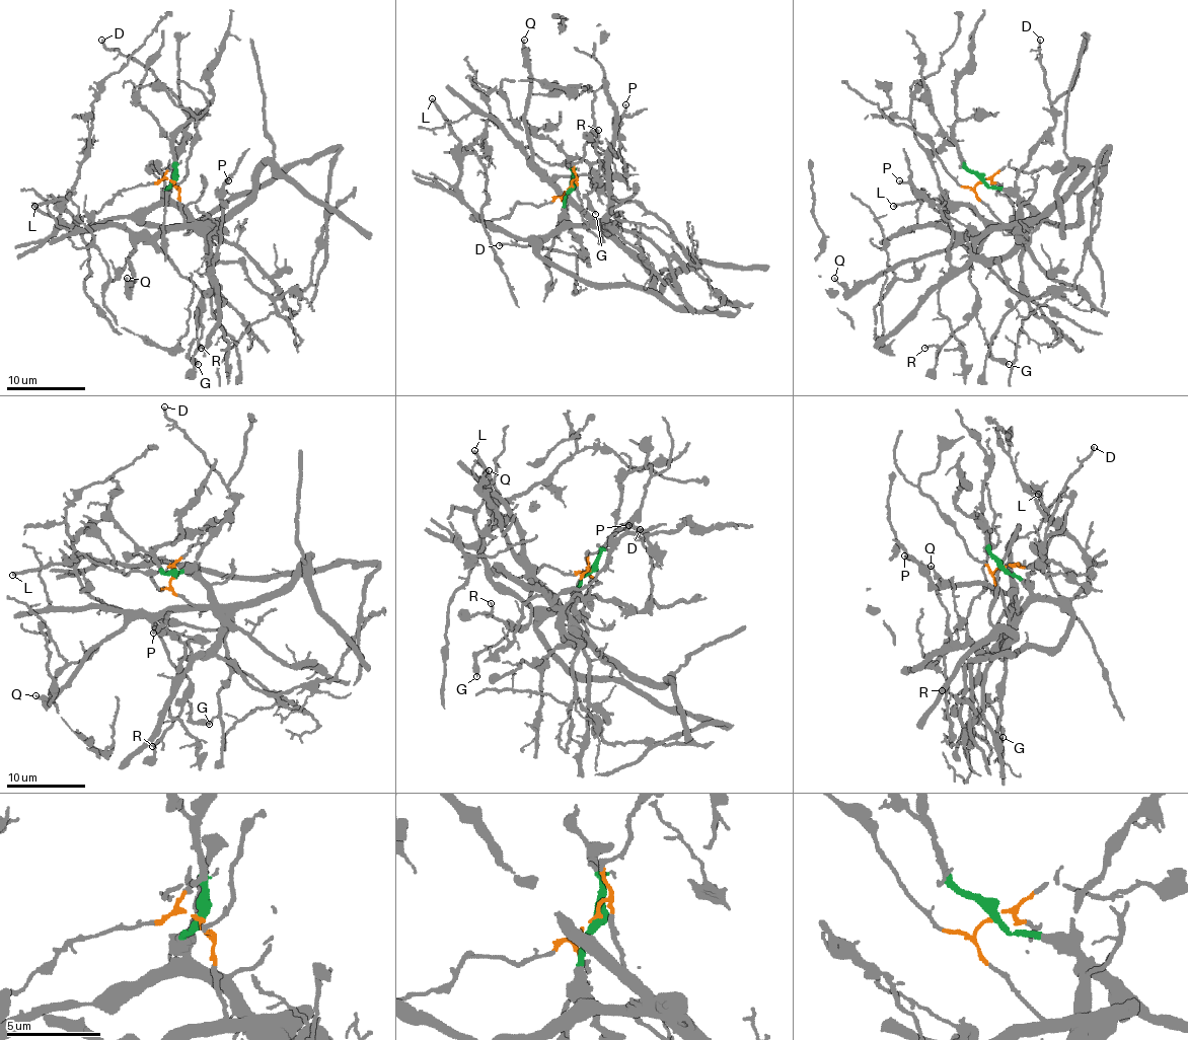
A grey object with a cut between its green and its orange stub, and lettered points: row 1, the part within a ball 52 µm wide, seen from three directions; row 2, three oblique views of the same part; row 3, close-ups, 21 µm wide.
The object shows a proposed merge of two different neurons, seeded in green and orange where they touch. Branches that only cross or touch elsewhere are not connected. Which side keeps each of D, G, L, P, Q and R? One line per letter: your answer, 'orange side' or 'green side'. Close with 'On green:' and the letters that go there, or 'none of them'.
D: green side
G: orange side
L: green side
P: green side
Q: orange side
R: orange side
On green: D, L, P

